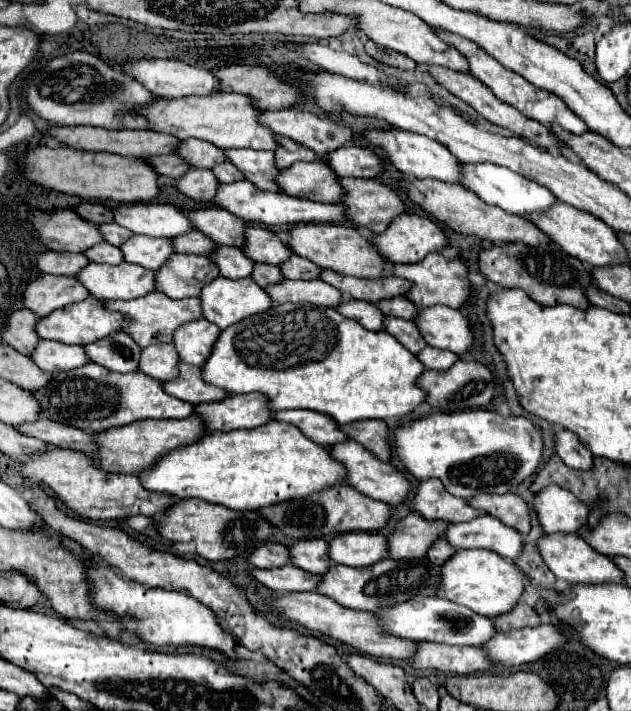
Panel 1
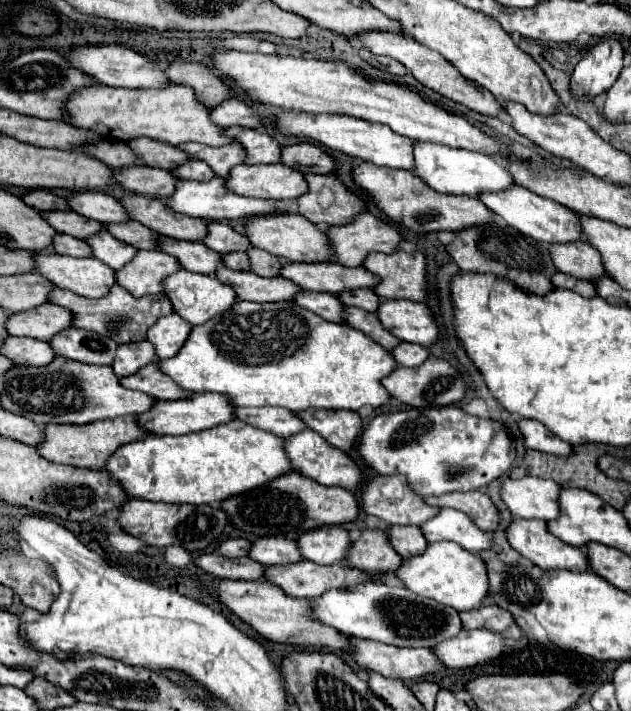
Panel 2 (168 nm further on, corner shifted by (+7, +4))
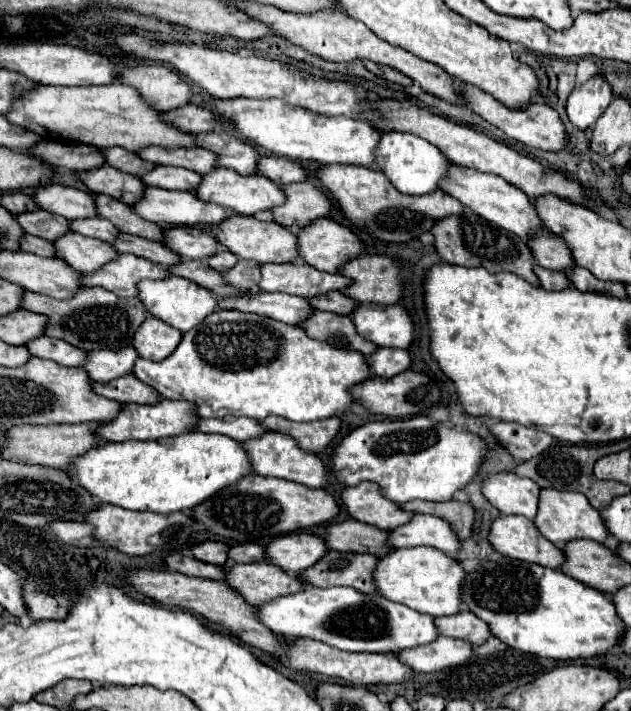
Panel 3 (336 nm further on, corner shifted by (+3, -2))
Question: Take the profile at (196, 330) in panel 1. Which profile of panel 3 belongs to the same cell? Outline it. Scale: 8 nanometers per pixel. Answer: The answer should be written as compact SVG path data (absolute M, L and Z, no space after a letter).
M150 316L138 328L138 332L132 340L132 346L138 350L138 354L142 358L160 362L178 348L180 340L182 340L182 332L178 332L176 328L170 328L170 324Z

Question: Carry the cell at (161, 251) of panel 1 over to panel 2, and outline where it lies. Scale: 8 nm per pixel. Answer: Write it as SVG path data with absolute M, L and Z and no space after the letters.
M98 232L90 238L86 238L90 250L92 250L92 256L98 258L100 262L104 262L106 266L118 270L122 268L126 262L130 262L130 258L134 258L134 254L138 252L136 248L116 240L116 238L110 238L108 232Z

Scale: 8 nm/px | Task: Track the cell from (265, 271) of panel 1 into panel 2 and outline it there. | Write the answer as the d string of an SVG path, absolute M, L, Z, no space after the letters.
M234 252L234 254L226 254L222 256L224 266L232 268L232 270L248 270L248 256L246 252Z

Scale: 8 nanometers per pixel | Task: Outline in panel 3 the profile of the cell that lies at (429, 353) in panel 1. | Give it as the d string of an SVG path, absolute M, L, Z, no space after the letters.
M378 348L378 352L368 358L368 364L376 376L390 378L400 372L406 372L412 366L412 358L410 358L408 350Z

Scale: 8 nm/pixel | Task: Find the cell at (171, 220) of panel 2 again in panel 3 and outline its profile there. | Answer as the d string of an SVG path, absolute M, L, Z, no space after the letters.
M96 194L94 200L98 204L98 214L110 220L120 232L142 236L156 242L164 238L164 228L158 224L150 224L150 220L144 220L142 216L138 216L130 204L114 200L106 194Z

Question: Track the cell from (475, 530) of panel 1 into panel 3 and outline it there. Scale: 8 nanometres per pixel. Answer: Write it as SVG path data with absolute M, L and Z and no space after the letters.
M414 514L414 518L404 524L404 528L394 528L390 532L390 544L394 548L412 548L412 546L432 546L448 556L454 556L462 548L462 542L450 522L430 516Z

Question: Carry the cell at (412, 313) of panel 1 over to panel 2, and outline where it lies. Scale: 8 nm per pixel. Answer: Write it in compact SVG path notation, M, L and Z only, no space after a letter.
M370 288L344 290L342 294L338 294L338 300L344 302L344 306L356 306L356 308L362 308L362 310L368 310L368 312L374 312L380 304L380 298Z

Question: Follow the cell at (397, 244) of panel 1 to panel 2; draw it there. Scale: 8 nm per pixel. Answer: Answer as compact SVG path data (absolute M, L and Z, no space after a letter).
M362 212L348 224L330 226L326 236L334 256L332 260L350 268L362 266L368 252L390 254L402 242L396 226L378 220L368 212Z

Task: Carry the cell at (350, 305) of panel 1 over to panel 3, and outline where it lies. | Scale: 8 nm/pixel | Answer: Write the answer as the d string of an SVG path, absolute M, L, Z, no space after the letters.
M254 292L250 296L236 296L234 300L220 300L220 308L232 308L242 312L254 312L260 316L270 316L286 324L306 322L314 308L302 296L284 294L284 292Z

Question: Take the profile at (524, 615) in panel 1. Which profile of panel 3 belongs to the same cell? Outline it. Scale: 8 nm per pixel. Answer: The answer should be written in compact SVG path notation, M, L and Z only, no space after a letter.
M466 610L454 616L438 618L438 628L442 628L442 636L462 638L474 646L484 644L492 636L490 626L484 620L480 620L474 612L466 612Z

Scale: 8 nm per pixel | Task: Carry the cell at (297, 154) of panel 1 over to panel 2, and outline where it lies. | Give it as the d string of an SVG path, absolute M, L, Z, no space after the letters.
M230 126L230 128L224 128L222 134L232 138L246 150L244 164L276 164L280 158L278 142L264 132L258 132L252 128Z

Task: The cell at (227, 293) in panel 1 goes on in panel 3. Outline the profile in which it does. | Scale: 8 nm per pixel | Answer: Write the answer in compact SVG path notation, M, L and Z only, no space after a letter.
M170 276L166 280L142 280L142 284L138 284L138 298L144 300L148 312L164 322L168 322L170 326L188 332L190 328L196 328L198 324L202 324L202 320L206 320L206 316L214 314L218 310L218 298L202 288L200 284L186 280L182 276Z

